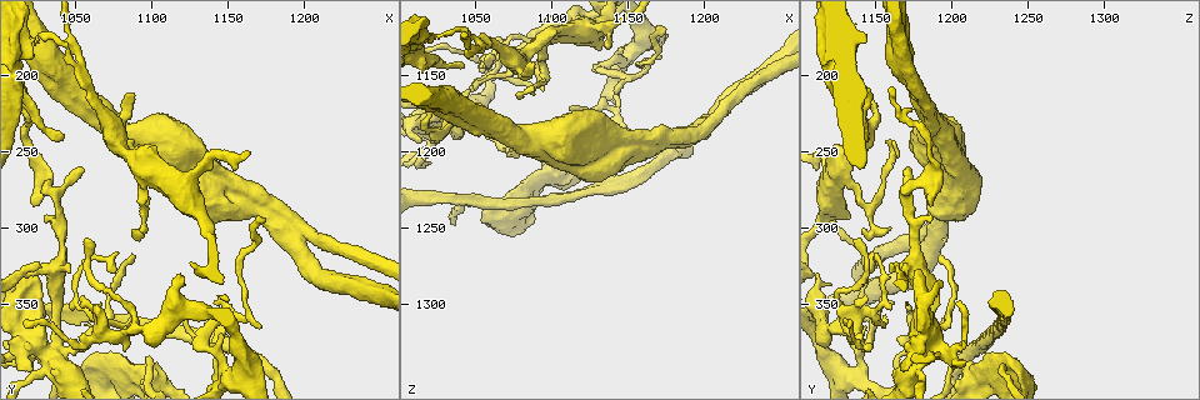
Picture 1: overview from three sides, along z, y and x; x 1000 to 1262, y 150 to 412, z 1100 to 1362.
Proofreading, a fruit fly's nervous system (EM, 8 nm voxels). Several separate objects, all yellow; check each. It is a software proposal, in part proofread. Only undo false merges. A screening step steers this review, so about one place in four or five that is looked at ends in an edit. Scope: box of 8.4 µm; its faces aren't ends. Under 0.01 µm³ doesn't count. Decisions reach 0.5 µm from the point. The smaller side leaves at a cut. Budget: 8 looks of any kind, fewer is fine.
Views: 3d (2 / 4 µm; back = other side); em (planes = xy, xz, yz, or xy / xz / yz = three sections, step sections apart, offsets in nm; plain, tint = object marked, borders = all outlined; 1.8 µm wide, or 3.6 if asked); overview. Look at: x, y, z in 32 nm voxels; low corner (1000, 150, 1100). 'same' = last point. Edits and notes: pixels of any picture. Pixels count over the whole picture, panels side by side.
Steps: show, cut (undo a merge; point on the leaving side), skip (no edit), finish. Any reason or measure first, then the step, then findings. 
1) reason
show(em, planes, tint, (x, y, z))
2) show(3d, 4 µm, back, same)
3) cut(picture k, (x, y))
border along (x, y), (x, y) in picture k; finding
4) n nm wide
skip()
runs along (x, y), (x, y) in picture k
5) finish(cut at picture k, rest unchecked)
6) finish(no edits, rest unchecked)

show(em, yz, step 8, tint, (1030, 380, 1182))

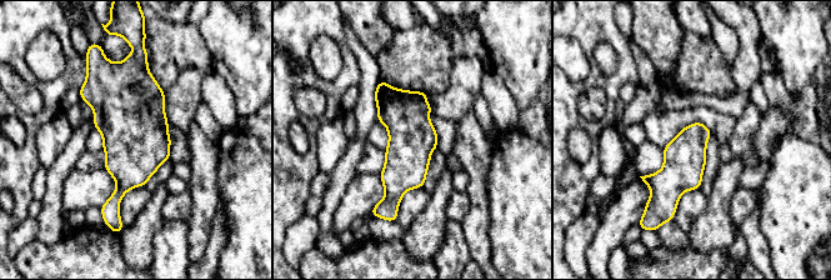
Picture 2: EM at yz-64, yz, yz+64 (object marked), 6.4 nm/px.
280 nm wide
skip()
runs along (381, 84), (399, 110), (394, 213) in picture 2; one neuron here

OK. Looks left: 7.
sudden change in width
show(3d, 2 µm, (1064, 354, 1144))

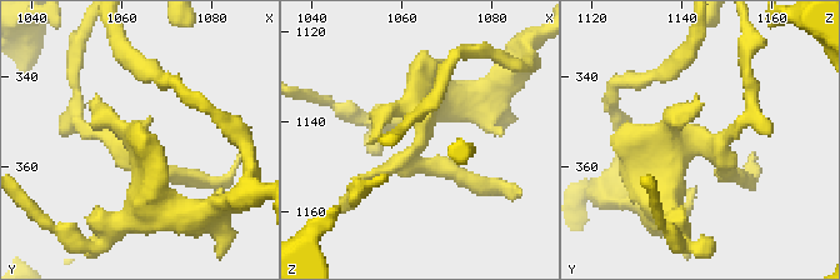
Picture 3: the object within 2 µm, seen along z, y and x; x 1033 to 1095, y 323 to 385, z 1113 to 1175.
shape alone is not enough
show(em, planes, plain, (1064, 353, 1144))

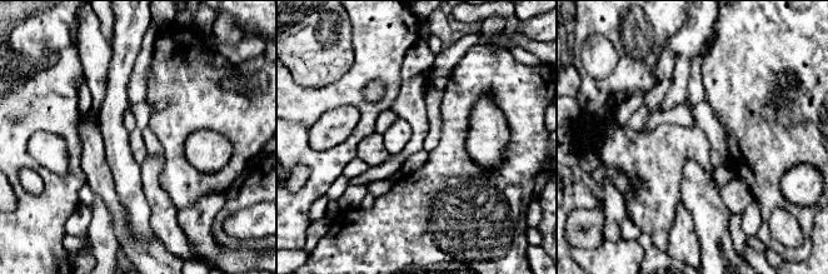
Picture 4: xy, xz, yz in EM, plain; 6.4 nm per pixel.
where the object lies
show(em, planes, tint, same)

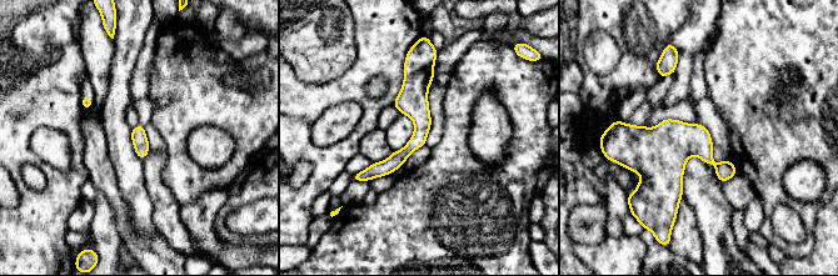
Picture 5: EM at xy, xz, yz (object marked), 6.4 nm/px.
skip()
runs along (413, 61), (419, 138), (358, 177) in picture 5; one neuron here

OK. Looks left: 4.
thick turns thin
show(3d, 4 µm, (1086, 238, 1190))

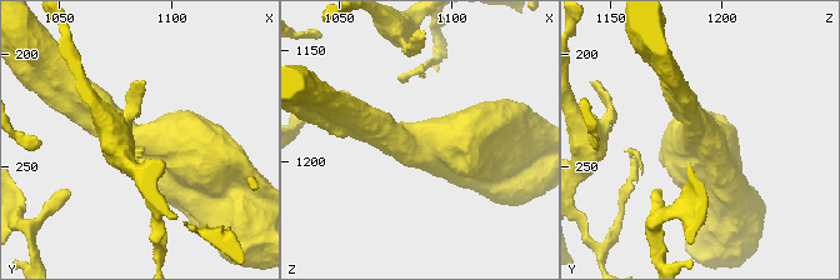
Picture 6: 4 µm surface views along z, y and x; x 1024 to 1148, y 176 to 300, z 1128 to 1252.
show(em, 3.6 µm, planes, tint, (1085, 238, 1189))

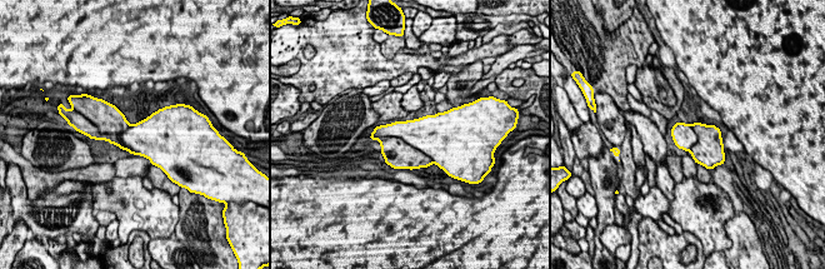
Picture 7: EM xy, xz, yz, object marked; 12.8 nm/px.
cut(picture 7, (423, 134))
border along (379, 139), (401, 138), (434, 162) in picture 7; a second neuron is stuck on

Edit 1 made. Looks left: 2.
finish(cut at picture 7, rest unchecked)

